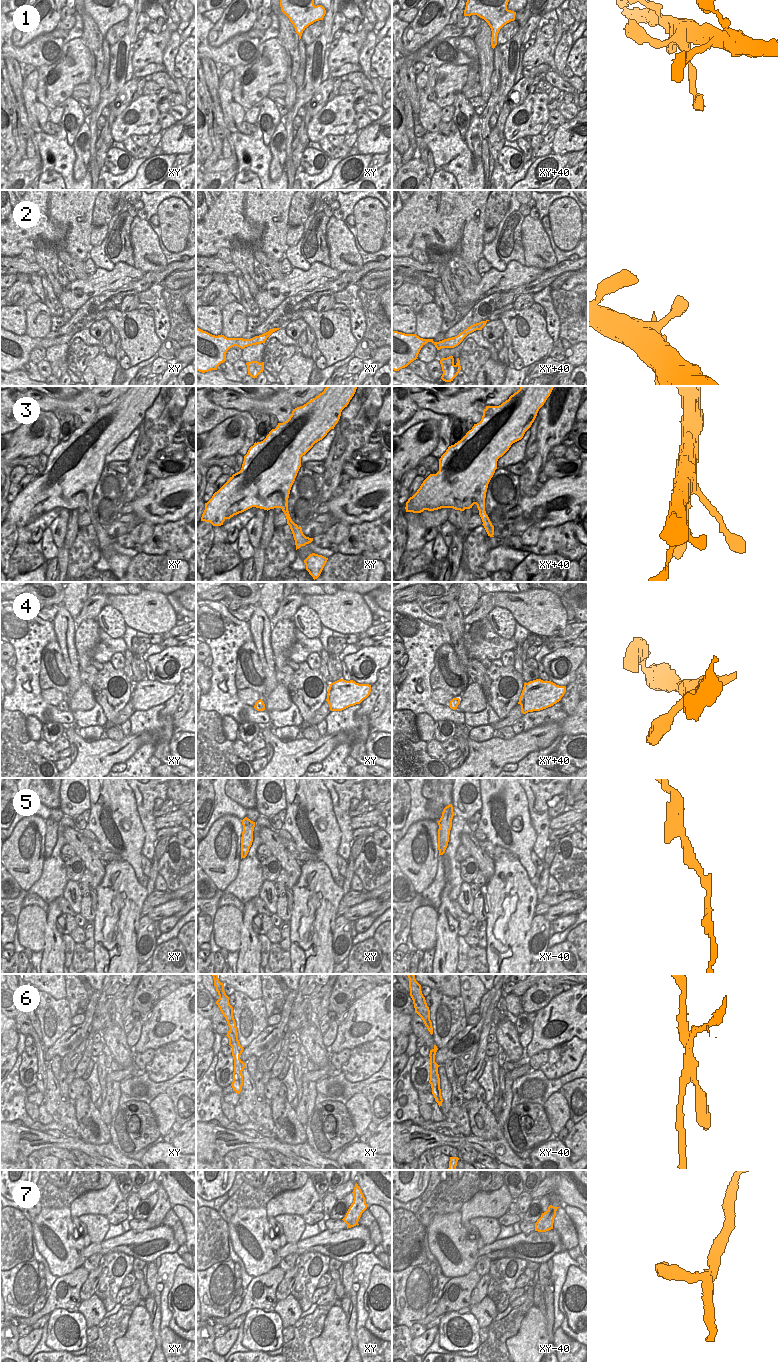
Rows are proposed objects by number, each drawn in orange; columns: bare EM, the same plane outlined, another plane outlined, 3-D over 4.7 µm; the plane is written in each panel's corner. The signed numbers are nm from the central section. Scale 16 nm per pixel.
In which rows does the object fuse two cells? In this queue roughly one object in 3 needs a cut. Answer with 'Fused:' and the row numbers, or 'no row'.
Fused: 2, 5, 6

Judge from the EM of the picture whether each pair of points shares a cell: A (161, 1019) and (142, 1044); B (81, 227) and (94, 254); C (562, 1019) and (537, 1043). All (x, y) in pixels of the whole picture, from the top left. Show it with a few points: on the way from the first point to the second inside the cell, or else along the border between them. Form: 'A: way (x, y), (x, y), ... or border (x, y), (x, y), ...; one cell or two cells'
A: way (155, 1020), (150, 1036); one cell
B: border (92, 246), (88, 256); two cells
C: way (552, 1019), (549, 1017), (547, 1019), (542, 1033); one cell

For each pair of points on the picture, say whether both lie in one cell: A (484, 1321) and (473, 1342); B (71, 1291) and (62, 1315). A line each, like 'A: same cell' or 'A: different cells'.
A: different cells
B: different cells

